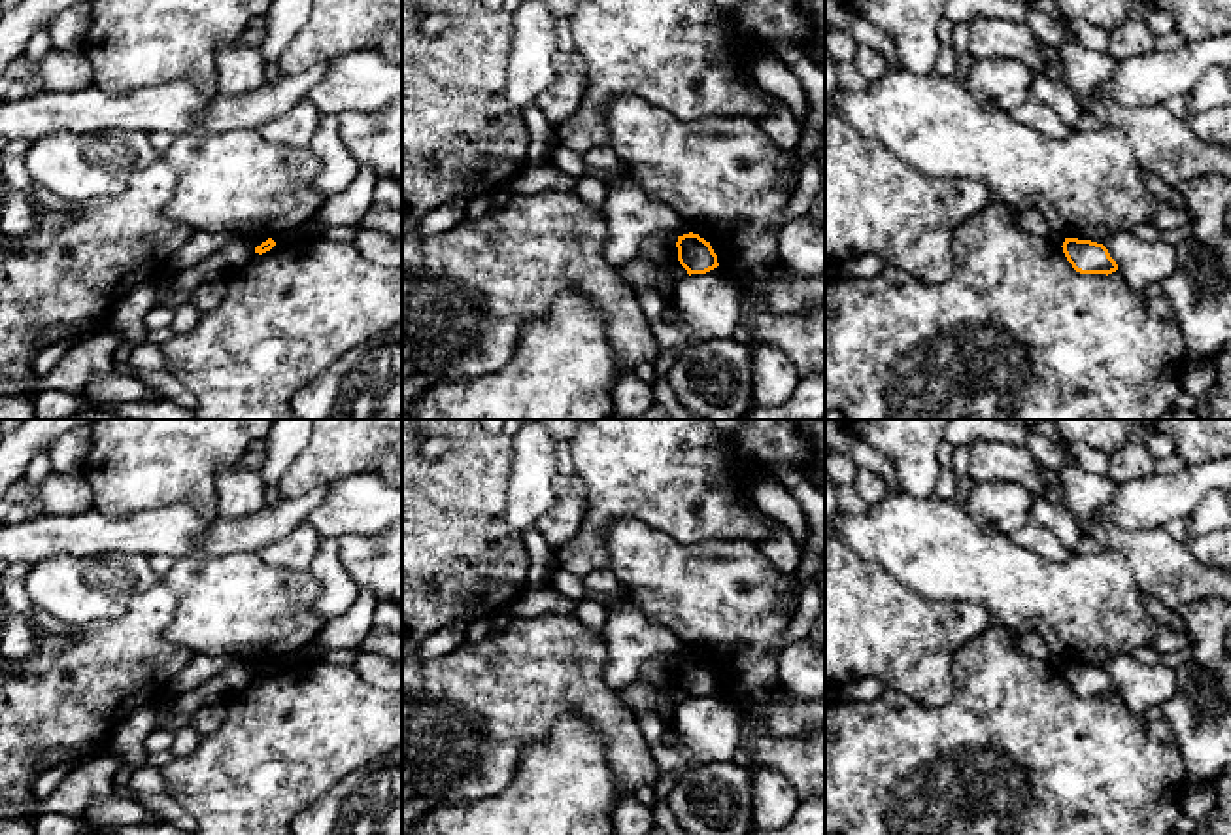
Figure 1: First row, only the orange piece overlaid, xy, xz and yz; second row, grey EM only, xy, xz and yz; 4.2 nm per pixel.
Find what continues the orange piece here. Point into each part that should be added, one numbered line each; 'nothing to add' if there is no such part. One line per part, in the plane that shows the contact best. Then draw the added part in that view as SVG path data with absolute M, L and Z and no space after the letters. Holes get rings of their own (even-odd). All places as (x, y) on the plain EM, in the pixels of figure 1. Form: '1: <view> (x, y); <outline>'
nothing to add

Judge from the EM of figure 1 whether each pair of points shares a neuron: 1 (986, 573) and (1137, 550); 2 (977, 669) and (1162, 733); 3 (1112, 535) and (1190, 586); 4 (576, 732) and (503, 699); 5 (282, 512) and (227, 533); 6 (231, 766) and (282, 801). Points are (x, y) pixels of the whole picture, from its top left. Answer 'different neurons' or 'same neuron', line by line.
1: different neurons
2: different neurons
3: same neuron
4: different neurons
5: same neuron
6: same neuron

